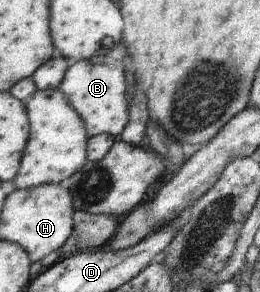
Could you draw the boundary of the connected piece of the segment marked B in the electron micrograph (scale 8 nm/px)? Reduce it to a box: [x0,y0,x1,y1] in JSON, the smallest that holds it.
[59,56,129,162]

